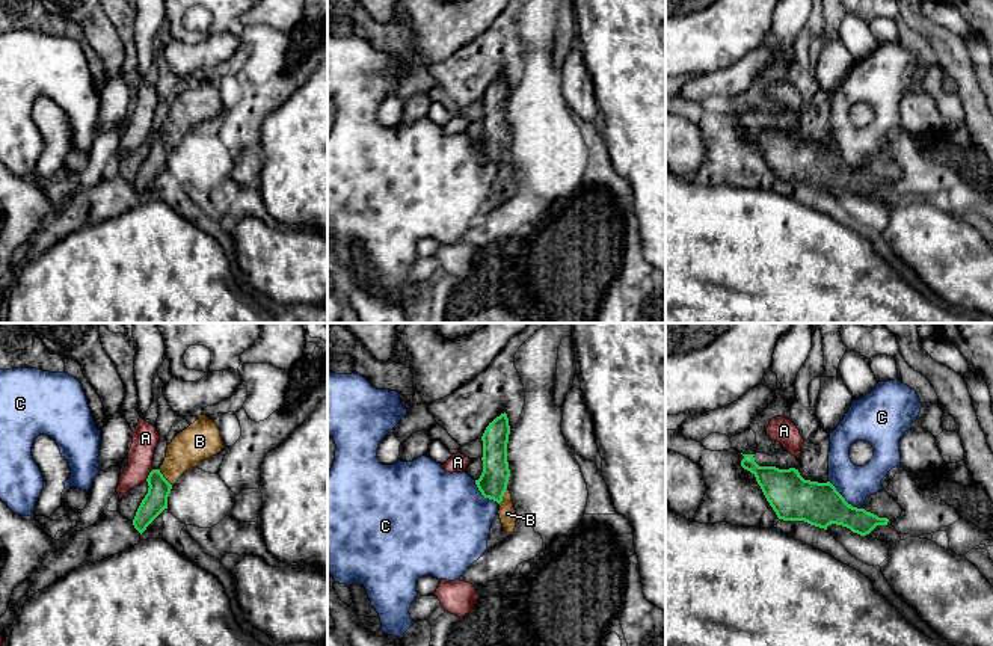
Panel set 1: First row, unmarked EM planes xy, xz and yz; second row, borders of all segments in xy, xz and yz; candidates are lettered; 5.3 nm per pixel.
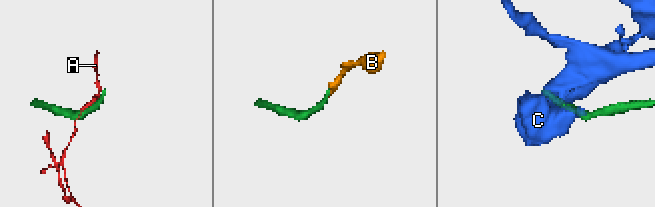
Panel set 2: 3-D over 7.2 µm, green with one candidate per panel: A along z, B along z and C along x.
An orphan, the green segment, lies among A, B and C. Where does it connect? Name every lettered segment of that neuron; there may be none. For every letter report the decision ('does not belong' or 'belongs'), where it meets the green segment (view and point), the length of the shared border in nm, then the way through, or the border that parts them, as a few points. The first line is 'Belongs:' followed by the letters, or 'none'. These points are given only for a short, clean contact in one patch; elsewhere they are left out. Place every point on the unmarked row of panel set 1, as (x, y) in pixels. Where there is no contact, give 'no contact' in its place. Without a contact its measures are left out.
Belongs: B
A: does not belong; meets green in xy at (148, 138); contact 80 nm long
B: belongs; meets green in xy at (163, 139); contact 120 nm long
C: does not belong; meets green in yz at (844, 160); contact 240 nm long

